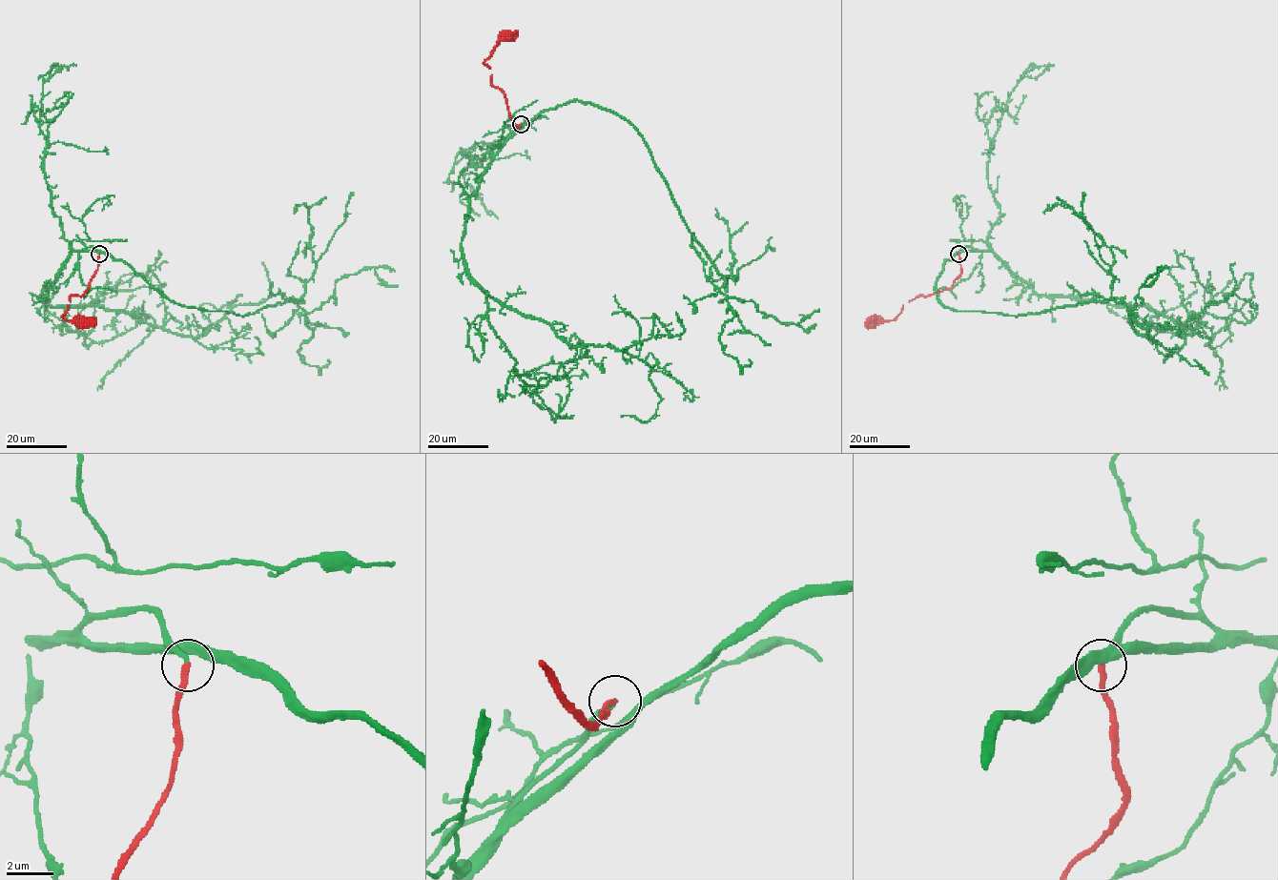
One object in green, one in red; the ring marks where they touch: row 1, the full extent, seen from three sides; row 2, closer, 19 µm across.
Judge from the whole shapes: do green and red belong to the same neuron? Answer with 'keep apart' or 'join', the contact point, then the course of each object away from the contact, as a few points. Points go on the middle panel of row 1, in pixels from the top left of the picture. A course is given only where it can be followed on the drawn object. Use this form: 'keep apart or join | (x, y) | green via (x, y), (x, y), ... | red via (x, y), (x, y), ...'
join | (521, 124) | green via (521, 124), (507, 138), (537, 115), (574, 100), (626, 118), (724, 280), (722, 293), (796, 325), (818, 309) | red via (521, 124), (517, 127), (508, 115), (506, 100), (491, 82), (489, 69), (484, 63), (497, 42), (506, 36)

